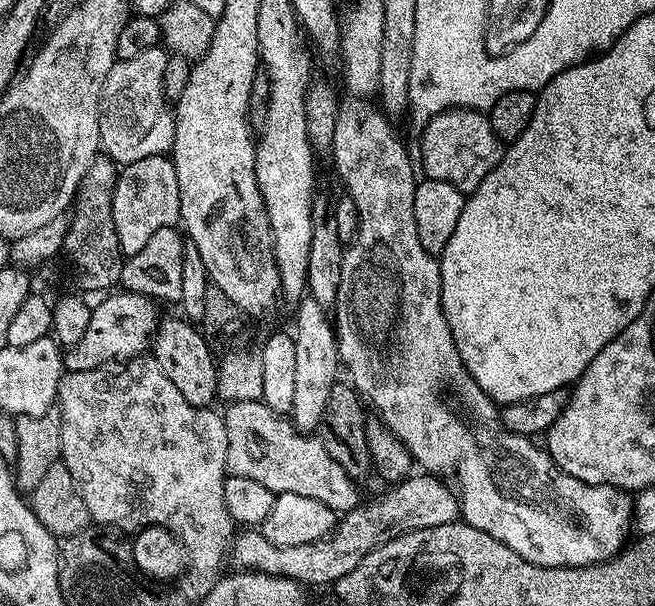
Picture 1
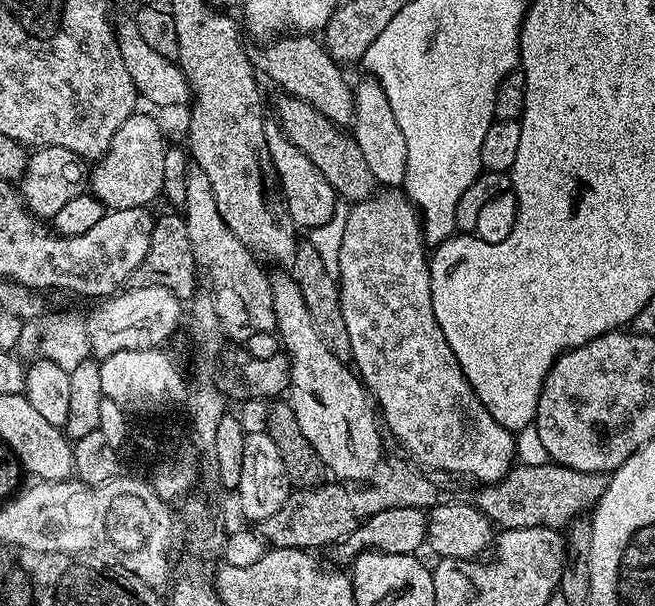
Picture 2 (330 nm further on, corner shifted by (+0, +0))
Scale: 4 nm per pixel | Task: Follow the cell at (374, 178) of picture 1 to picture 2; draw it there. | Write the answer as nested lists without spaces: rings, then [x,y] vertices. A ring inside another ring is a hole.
[[[377,190],[366,199],[355,201],[349,208],[352,209],[347,209],[346,212],[345,230],[338,255],[336,276],[340,289],[342,317],[346,320],[347,333],[350,334],[350,347],[353,351],[351,363],[354,365],[355,371],[365,389],[370,393],[386,428],[386,423],[388,423],[389,430],[400,439],[400,444],[409,452],[405,452],[409,457],[415,458],[428,470],[437,468],[440,472],[457,472],[460,476],[473,476],[474,479],[480,480],[476,482],[481,485],[493,484],[495,480],[502,479],[514,467],[515,460],[512,459],[516,456],[517,437],[498,422],[494,422],[494,418],[488,413],[486,406],[482,406],[482,402],[474,394],[470,382],[462,374],[462,370],[458,366],[458,358],[454,358],[454,350],[450,350],[450,344],[446,342],[446,336],[442,334],[442,328],[438,326],[438,318],[434,318],[434,302],[430,298],[429,257],[426,255],[424,229],[420,226],[419,212],[412,205],[411,200],[400,190]]]

